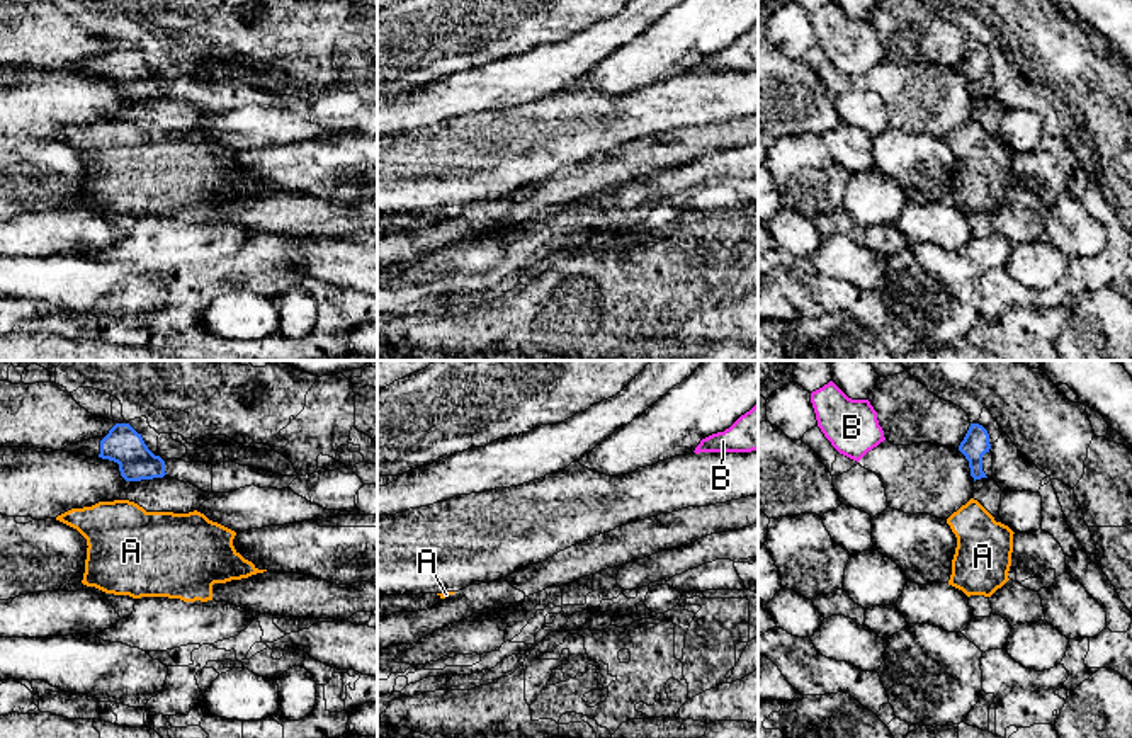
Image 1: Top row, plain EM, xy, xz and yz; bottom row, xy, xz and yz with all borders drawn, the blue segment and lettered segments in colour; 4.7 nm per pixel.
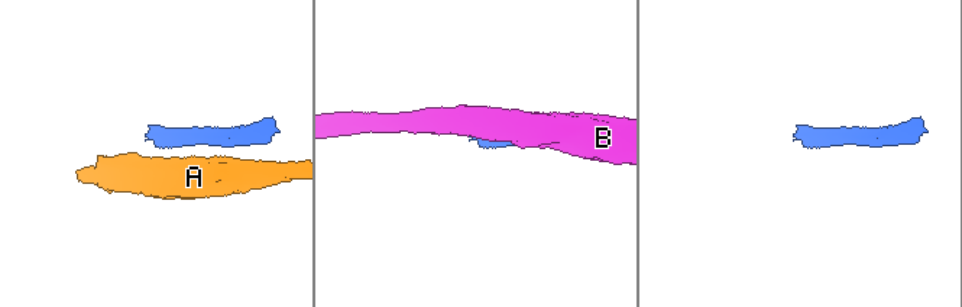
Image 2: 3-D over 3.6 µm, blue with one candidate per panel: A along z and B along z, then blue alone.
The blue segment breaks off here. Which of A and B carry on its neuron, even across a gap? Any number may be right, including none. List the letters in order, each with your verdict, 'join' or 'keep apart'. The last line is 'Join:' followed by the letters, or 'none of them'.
A: keep apart
B: keep apart
Join: none of them

